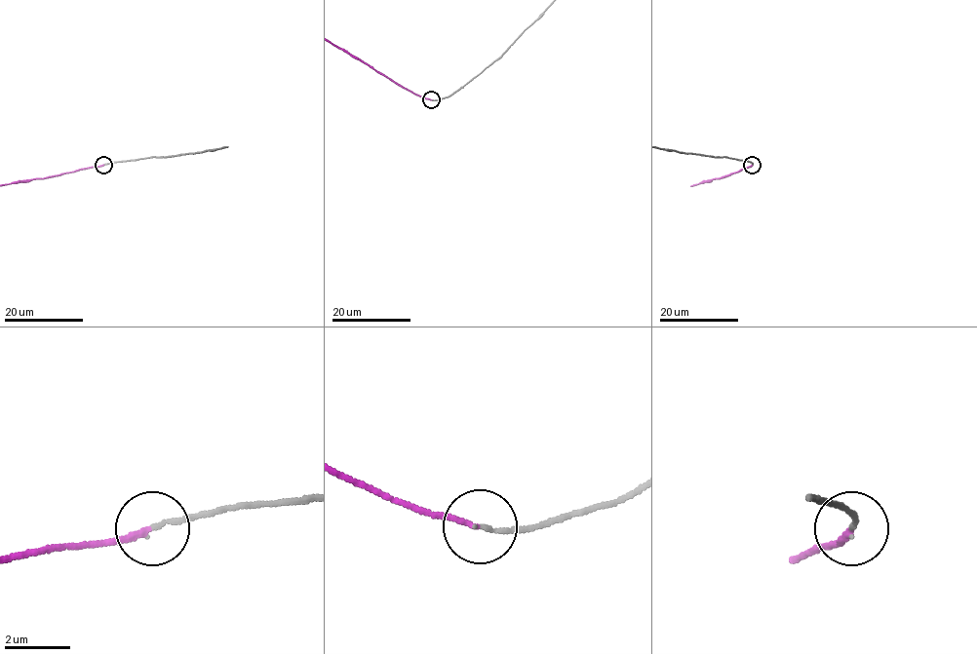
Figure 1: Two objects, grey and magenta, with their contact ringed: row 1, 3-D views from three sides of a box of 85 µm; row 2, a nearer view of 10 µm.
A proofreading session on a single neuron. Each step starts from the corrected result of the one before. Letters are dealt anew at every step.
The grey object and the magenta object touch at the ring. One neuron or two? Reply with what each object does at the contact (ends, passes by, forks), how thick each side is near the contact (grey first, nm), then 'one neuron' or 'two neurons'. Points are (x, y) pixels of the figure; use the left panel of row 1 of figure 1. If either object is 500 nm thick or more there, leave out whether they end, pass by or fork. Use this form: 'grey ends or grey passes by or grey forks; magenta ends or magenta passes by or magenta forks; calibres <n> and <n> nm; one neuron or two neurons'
grey ends; magenta ends; calibres 130 and 160 nm; one neuron

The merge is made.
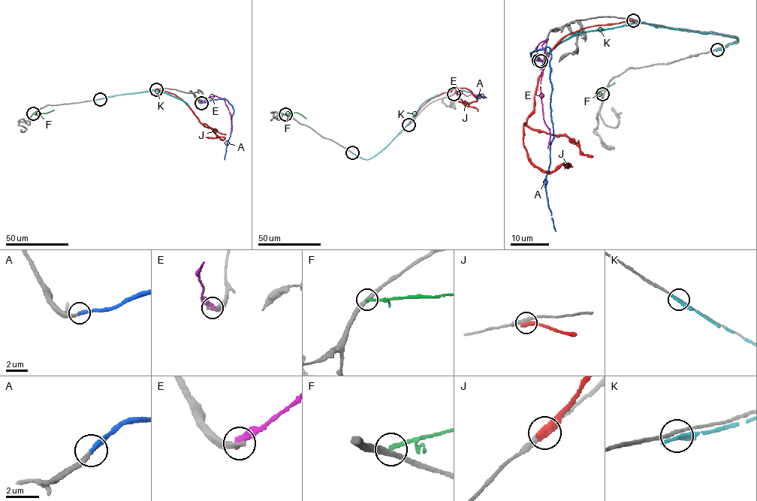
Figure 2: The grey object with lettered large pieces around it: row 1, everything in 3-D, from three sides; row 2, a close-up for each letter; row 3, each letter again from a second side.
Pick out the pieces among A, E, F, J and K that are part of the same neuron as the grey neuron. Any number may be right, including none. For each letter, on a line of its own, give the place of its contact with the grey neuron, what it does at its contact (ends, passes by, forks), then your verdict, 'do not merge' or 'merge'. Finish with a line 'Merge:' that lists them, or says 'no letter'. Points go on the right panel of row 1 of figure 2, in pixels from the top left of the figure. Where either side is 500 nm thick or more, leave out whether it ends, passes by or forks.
A: (538, 60) | it ends | merge
E: (541, 61) | it ends | do not merge
F: (602, 94) | it ends | do not merge
J: (633, 20) | do not merge
K: (717, 49) | it ends | do not merge
Merge: A

